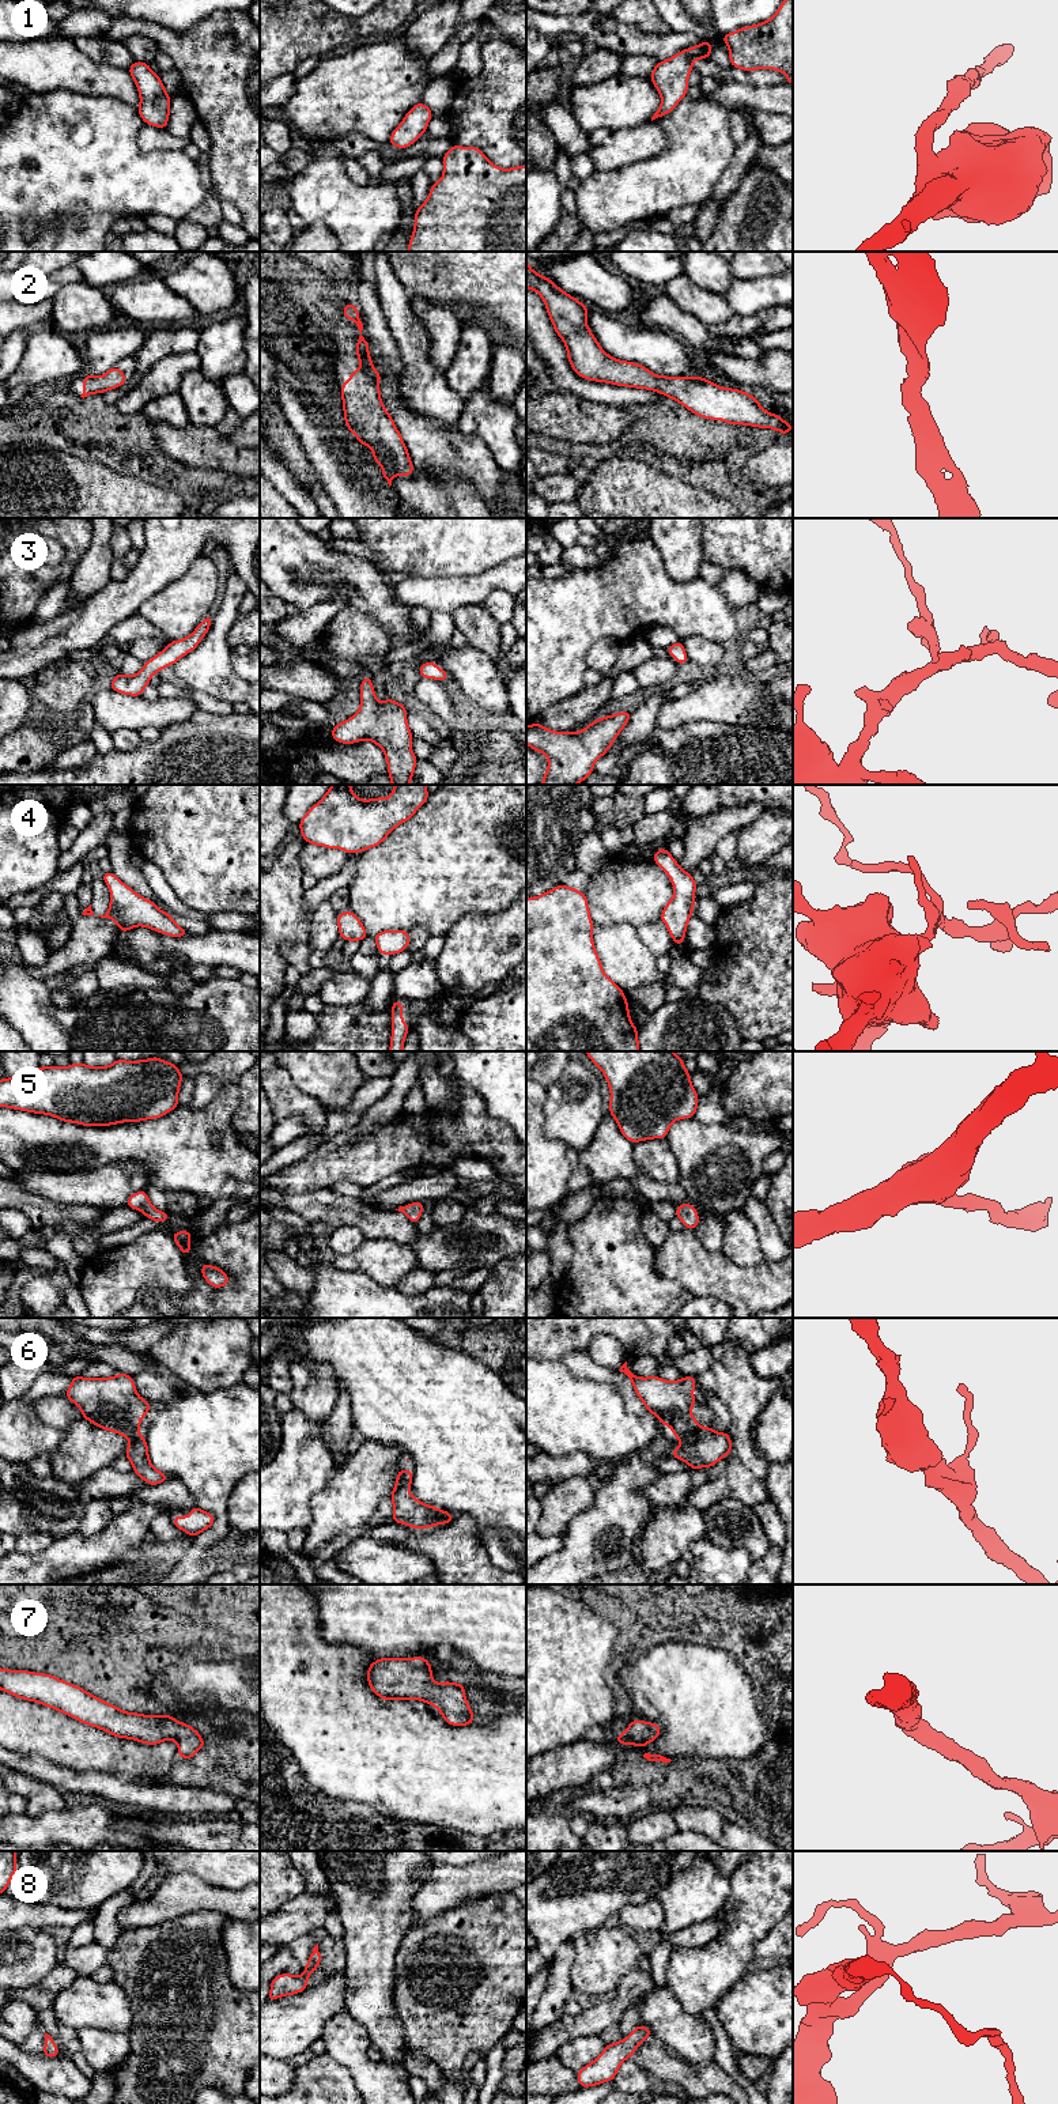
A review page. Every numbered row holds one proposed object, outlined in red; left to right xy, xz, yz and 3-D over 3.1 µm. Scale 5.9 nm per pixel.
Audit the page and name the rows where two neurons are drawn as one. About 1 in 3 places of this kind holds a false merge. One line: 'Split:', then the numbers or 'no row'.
Split: no row

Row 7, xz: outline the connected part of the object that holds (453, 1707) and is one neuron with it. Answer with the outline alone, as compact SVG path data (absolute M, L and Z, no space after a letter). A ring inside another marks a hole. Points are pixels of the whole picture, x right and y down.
M381 1658L367 1669L370 1689L385 1700L422 1700L437 1707L450 1726L468 1726L473 1723L464 1691L465 1682L443 1681L441 1685L432 1680L432 1666L427 1658Z

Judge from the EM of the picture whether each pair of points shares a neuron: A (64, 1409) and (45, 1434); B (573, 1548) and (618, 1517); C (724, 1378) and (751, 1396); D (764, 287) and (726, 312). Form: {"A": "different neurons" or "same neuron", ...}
{"A": "different neurons", "B": "same neuron", "C": "same neuron", "D": "different neurons"}

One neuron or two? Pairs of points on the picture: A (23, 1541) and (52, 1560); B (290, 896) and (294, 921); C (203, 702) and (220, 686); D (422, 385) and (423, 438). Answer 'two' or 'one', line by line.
A: two
B: one
C: two
D: two

